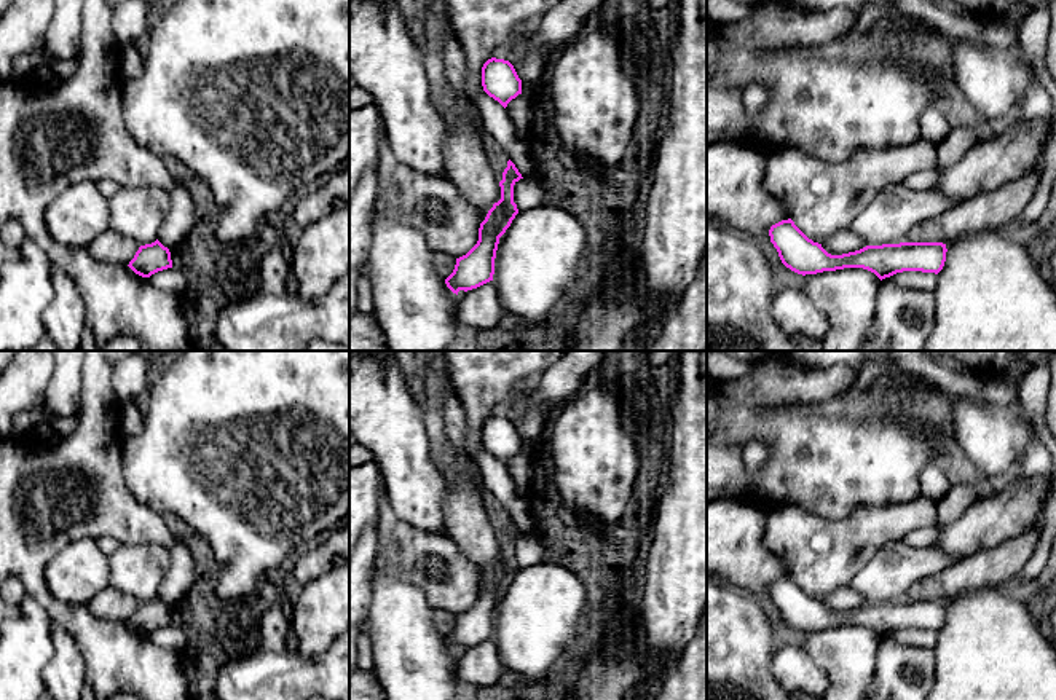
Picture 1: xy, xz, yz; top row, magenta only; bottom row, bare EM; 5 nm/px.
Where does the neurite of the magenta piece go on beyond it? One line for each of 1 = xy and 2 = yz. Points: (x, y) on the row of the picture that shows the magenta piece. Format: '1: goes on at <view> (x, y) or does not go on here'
1: does not go on here
2: does not go on here

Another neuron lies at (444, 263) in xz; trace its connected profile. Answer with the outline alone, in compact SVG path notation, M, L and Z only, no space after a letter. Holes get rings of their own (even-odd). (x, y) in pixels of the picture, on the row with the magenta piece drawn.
M435 252L432 263L434 263L437 274L447 279L455 269L456 258L448 254Z

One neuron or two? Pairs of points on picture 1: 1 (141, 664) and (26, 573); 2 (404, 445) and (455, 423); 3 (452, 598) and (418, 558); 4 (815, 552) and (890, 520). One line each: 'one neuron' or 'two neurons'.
1: one neuron
2: two neurons
3: one neuron
4: one neuron

